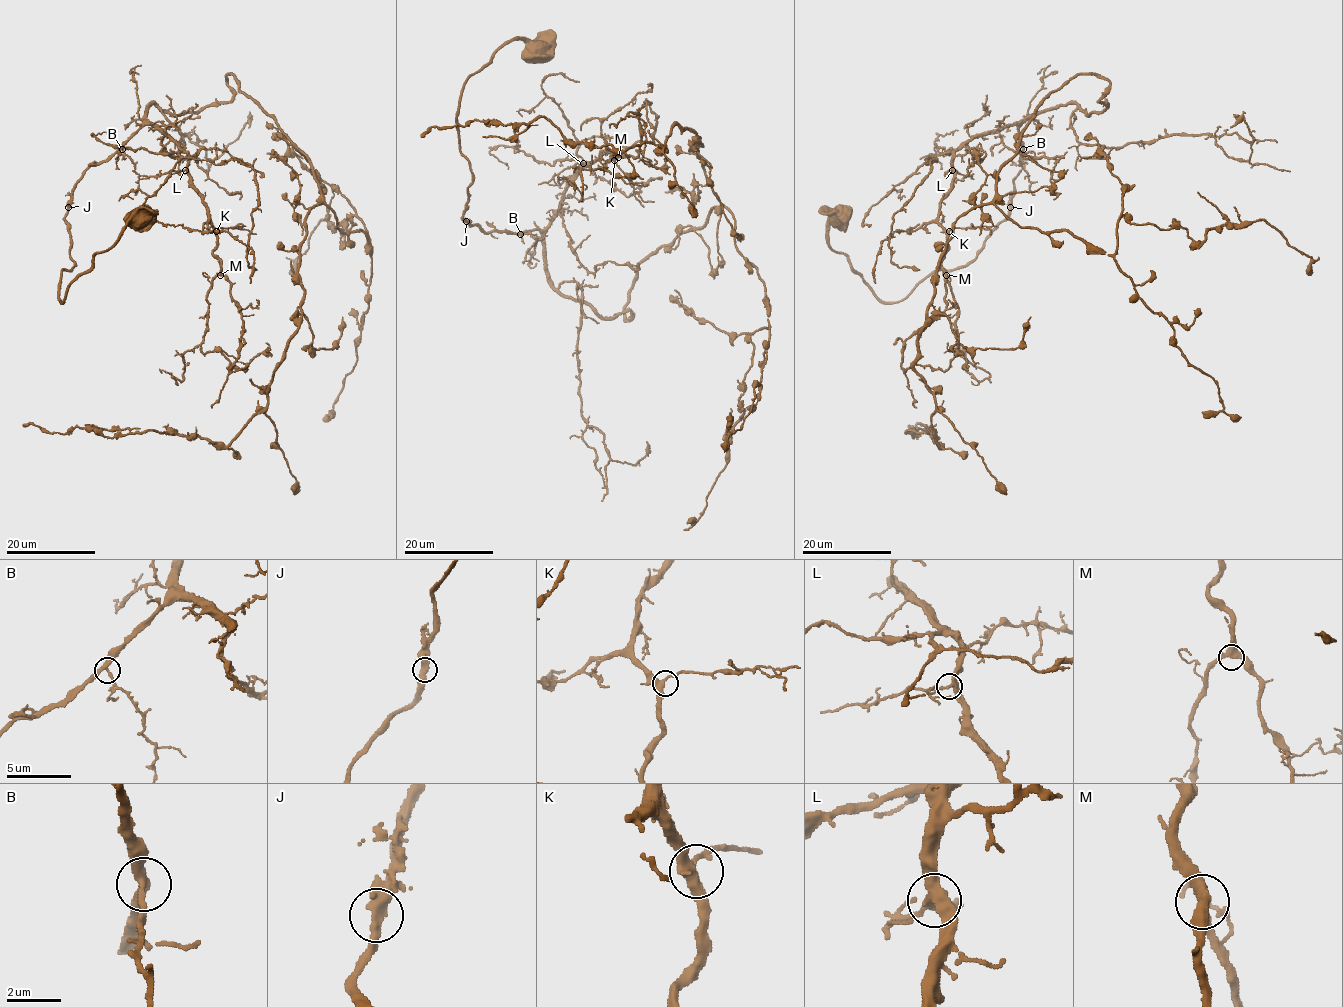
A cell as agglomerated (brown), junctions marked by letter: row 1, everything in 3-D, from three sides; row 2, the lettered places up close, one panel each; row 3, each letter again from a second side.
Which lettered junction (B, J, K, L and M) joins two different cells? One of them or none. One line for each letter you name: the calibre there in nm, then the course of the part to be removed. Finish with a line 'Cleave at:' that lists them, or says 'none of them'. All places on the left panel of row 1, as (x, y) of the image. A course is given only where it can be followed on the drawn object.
Cleave at: none of them

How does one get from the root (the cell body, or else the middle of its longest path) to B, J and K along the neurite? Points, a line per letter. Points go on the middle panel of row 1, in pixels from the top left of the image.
B: (538, 51), (526, 40), (505, 42), (466, 81), (457, 116), (472, 173), (463, 217), (486, 233), (520, 234)
J: (538, 51), (526, 40), (510, 39), (466, 81), (461, 93), (458, 148), (472, 173), (463, 215), (466, 222)
K: (538, 51), (510, 39), (464, 85), (463, 217), (486, 233), (545, 229), (585, 163), (606, 149), (614, 160)

